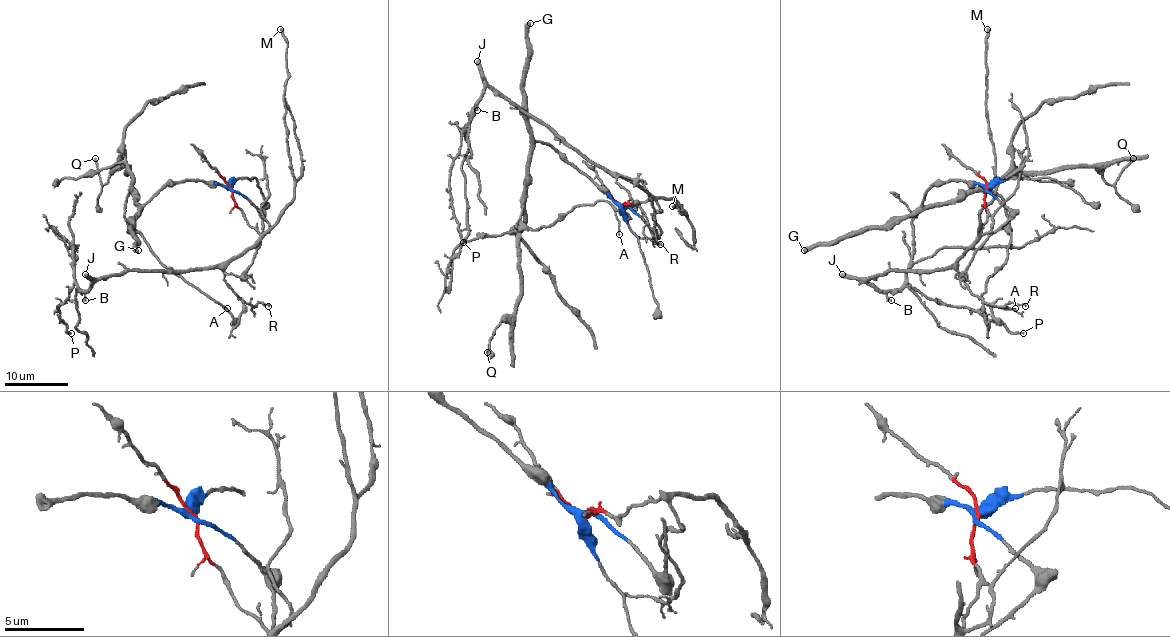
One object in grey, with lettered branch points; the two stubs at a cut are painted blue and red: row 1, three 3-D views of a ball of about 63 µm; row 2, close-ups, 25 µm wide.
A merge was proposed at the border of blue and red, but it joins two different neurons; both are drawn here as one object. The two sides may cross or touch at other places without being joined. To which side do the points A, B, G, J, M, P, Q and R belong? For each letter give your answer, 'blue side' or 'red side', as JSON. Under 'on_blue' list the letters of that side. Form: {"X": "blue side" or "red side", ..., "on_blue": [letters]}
{"A": "blue side", "B": "red side", "G": "blue side", "J": "red side", "M": "red side", "P": "red side", "Q": "blue side", "R": "red side", "on_blue": ["A", "G", "Q"]}

